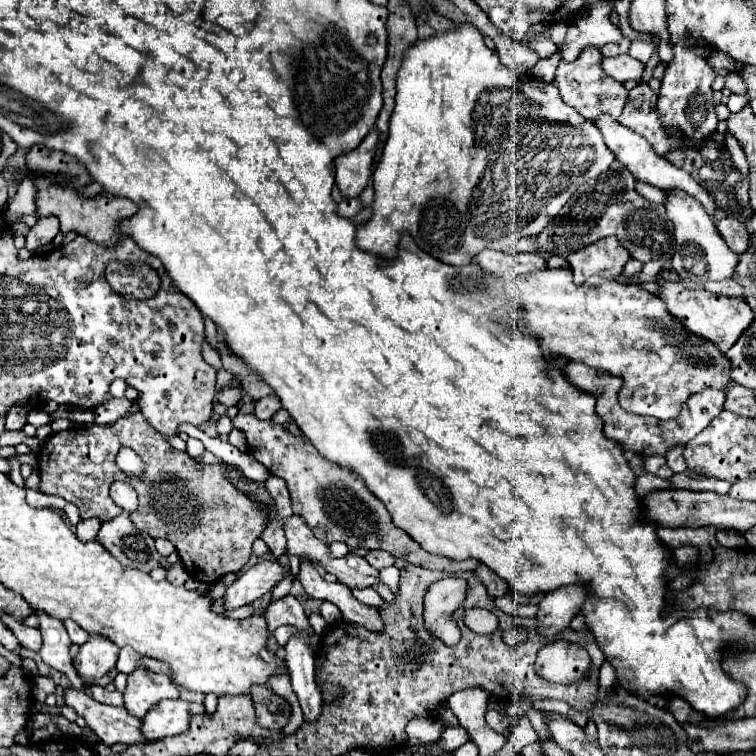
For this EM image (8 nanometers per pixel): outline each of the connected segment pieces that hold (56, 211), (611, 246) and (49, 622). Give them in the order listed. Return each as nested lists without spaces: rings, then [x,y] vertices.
[[[26,174],[32,178],[34,188],[36,188],[36,210],[38,216],[56,216],[60,220],[60,230],[62,232],[76,232],[80,236],[86,236],[94,244],[100,246],[116,246],[122,238],[122,232],[118,230],[118,224],[132,218],[138,208],[132,200],[128,198],[118,198],[118,196],[108,196],[108,194],[98,194],[94,198],[88,198],[80,194],[76,188],[70,188],[62,176],[56,178],[46,178],[46,176],[34,176]]]
[[[602,238],[584,250],[566,258],[572,264],[574,282],[582,284],[590,276],[602,278],[618,278],[630,260],[630,252],[616,242],[616,238]]]
[[[34,612],[34,614],[40,620],[40,632],[42,632],[42,638],[44,638],[44,644],[42,644],[42,650],[40,650],[42,660],[50,668],[66,674],[72,688],[84,691],[82,680],[72,666],[72,658],[70,658],[70,652],[68,652],[72,642],[68,638],[68,632],[66,632],[64,624],[60,620],[52,618],[52,616],[44,616],[40,612]]]

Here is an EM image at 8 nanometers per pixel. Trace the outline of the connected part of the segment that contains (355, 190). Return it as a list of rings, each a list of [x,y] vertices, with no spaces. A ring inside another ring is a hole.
[[[372,130],[362,144],[336,158],[336,186],[344,198],[358,198],[372,176],[372,160],[378,146],[378,132]]]

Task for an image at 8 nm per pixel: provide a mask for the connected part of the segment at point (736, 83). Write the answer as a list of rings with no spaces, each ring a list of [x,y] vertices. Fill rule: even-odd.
[[[730,74],[730,76],[726,76],[724,88],[730,90],[732,94],[742,94],[742,96],[744,96],[744,80],[742,80],[738,74]]]

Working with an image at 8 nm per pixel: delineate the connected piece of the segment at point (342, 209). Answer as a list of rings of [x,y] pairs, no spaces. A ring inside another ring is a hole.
[[[342,200],[336,208],[338,216],[342,218],[354,218],[360,212],[360,202],[358,200]]]

